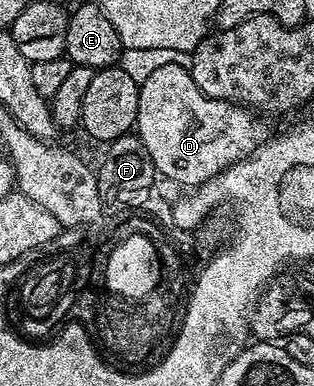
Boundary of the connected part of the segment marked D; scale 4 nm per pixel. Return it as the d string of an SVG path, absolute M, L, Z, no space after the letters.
M164 65L152 72L138 86L140 91L140 107L138 108L138 123L136 136L148 147L148 155L152 159L155 170L174 181L179 181L186 187L203 185L217 173L223 173L229 165L234 165L241 157L246 157L253 149L258 148L267 140L266 125L261 116L255 115L245 105L234 104L231 101L221 101L210 98L202 93L189 68L176 65Z

